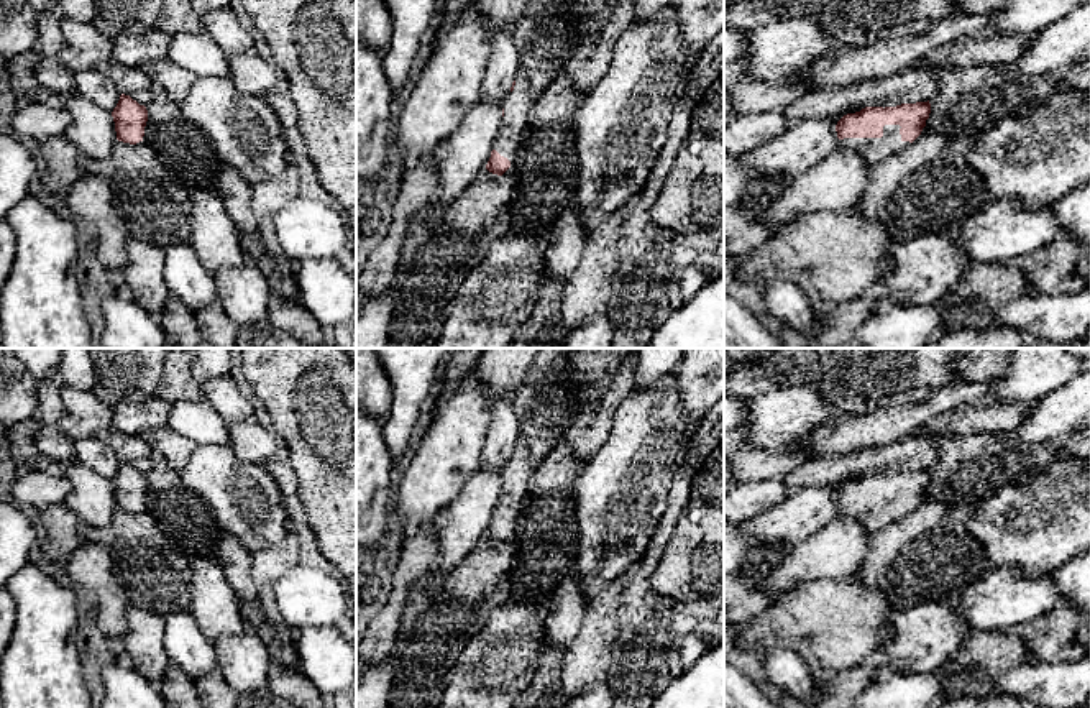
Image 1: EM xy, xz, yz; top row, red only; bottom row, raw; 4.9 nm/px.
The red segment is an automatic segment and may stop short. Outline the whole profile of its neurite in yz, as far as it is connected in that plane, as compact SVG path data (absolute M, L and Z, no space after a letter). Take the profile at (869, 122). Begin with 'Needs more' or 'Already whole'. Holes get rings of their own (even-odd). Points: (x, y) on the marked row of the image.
Needs more. M901 103L896 107L865 107L844 115L837 125L837 148L854 148L873 168L891 154L908 148L926 126L931 103Z

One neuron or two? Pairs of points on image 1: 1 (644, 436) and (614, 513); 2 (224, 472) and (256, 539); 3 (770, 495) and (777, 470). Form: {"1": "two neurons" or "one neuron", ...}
{"1": "one neuron", "2": "one neuron", "3": "two neurons"}

